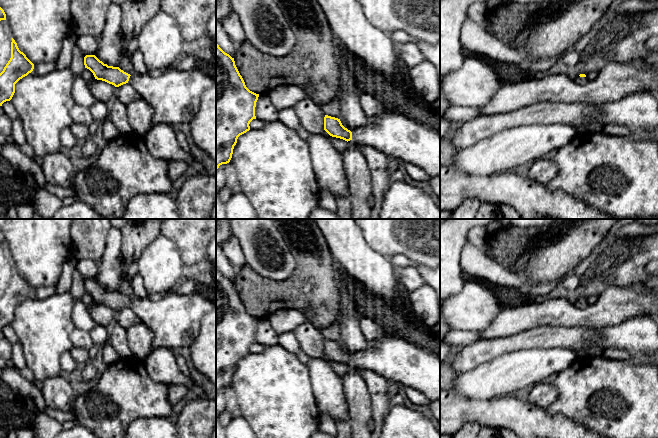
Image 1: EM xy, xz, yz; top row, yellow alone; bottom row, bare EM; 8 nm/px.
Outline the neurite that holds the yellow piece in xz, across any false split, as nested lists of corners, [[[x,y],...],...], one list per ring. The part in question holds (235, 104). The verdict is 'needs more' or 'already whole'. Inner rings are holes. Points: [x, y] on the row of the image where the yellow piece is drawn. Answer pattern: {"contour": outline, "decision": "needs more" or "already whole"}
{"contour": [[[216,43],[216,170],[230,162],[238,137],[250,130],[258,97],[246,87],[234,58]]], "decision": "already whole"}

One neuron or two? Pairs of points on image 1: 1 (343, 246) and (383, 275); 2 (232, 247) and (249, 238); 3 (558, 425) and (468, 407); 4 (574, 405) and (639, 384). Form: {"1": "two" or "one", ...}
{"1": "one", "2": "two", "3": "one", "4": "one"}

